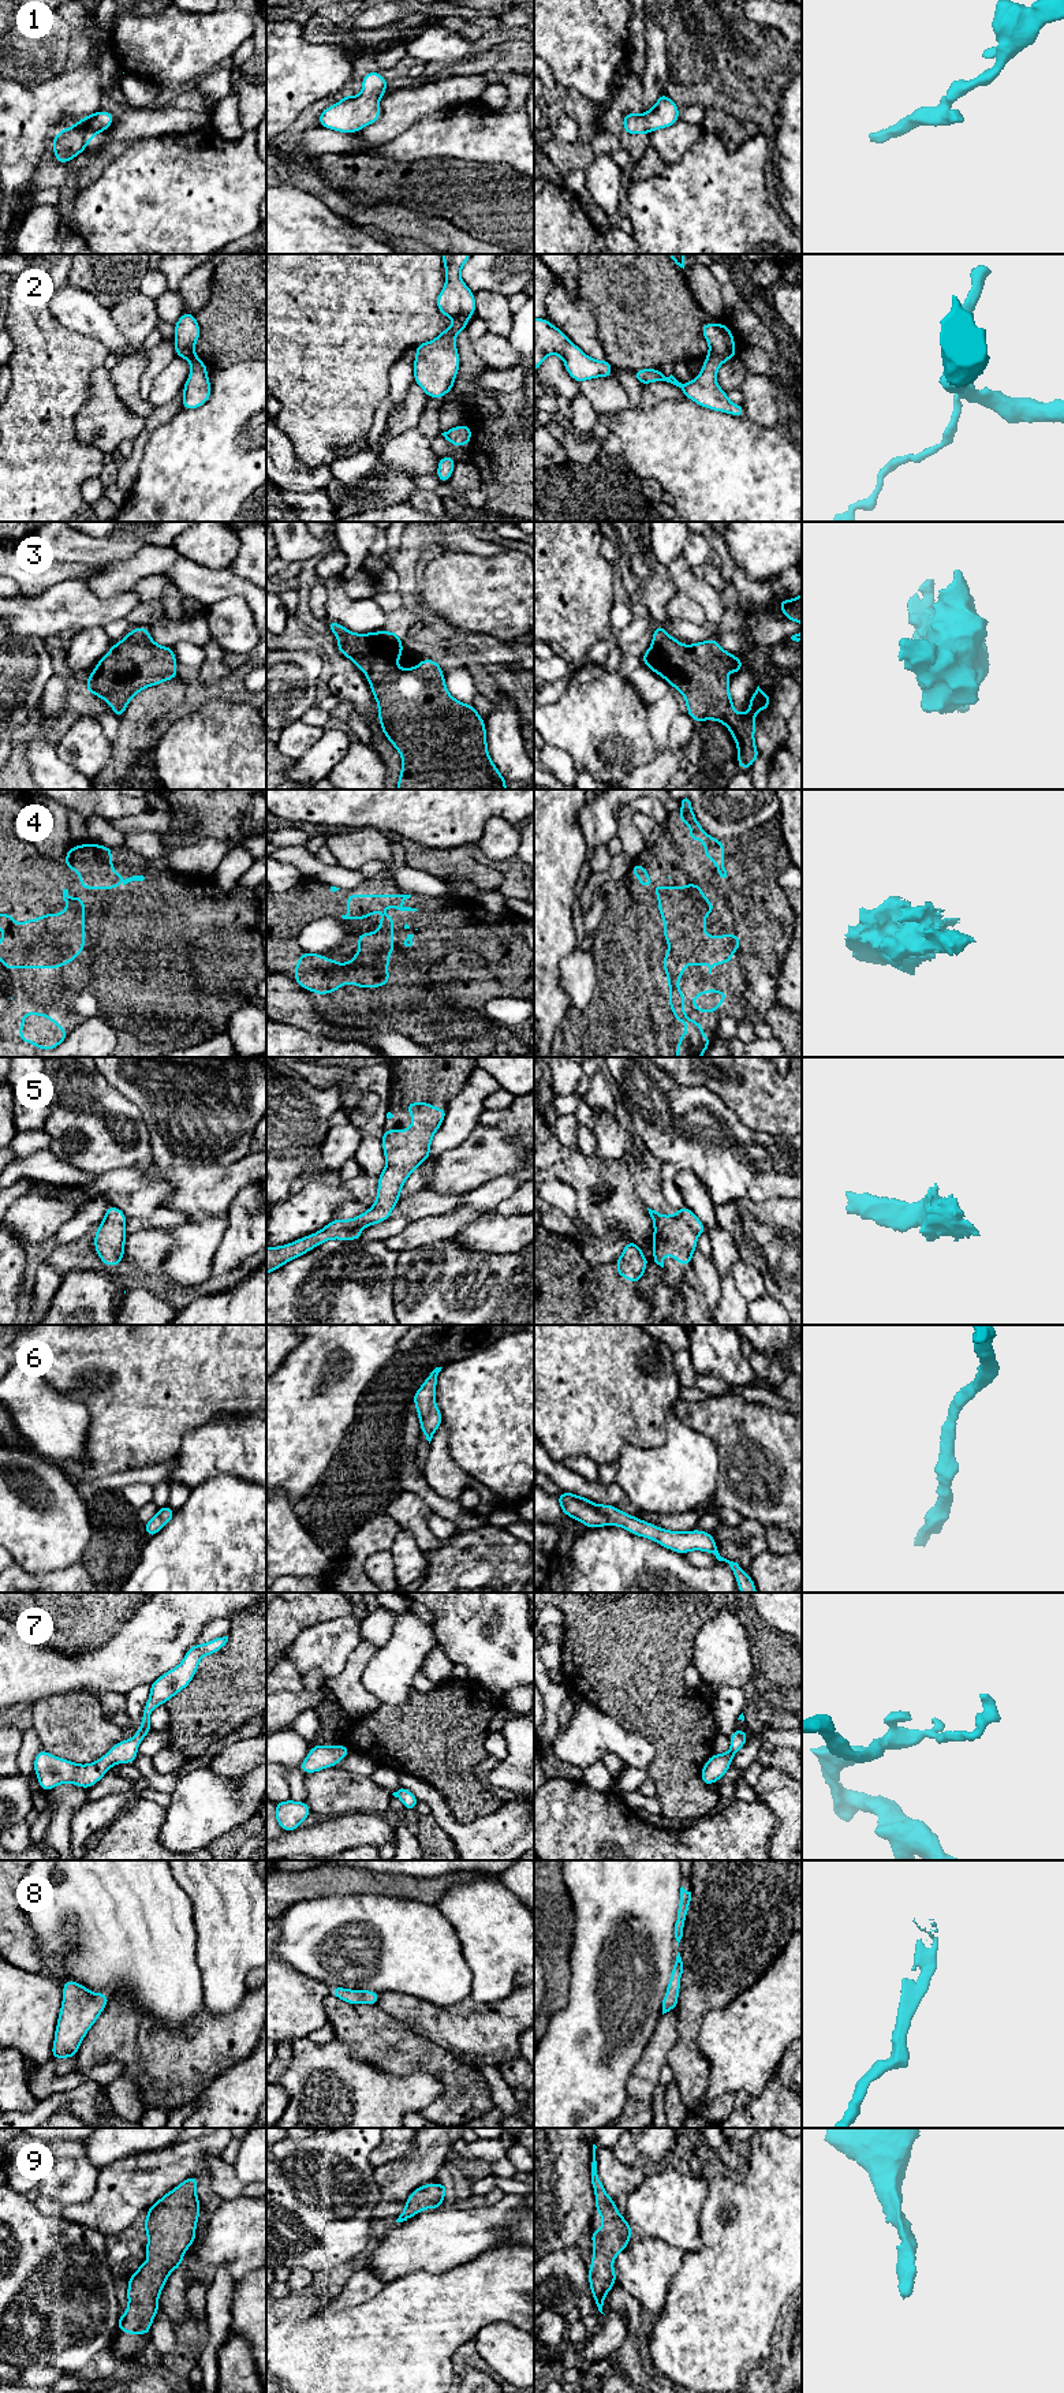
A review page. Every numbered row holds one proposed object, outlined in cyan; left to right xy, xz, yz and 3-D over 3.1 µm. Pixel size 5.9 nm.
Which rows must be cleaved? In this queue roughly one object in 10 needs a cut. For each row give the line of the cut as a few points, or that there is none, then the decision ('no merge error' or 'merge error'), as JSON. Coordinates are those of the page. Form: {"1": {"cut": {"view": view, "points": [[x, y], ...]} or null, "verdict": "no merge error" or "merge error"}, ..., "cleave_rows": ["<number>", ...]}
{"1": {"cut": null, "verdict": "no merge error"}, "2": {"cut": null, "verdict": "no merge error"}, "3": {"cut": null, "verdict": "no merge error"}, "4": {"cut": null, "verdict": "no merge error"}, "5": {"cut": null, "verdict": "no merge error"}, "6": {"cut": null, "verdict": "no merge error"}, "7": {"cut": null, "verdict": "no merge error"}, "8": {"cut": null, "verdict": "no merge error"}, "9": {"cut": null, "verdict": "no merge error"}, "cleave_rows": []}

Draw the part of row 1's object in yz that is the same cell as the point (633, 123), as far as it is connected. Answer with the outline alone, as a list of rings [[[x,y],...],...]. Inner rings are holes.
[[[664,92],[650,111],[642,115],[626,112],[623,117],[623,130],[628,135],[645,135],[658,128],[668,128],[679,119],[679,107]]]

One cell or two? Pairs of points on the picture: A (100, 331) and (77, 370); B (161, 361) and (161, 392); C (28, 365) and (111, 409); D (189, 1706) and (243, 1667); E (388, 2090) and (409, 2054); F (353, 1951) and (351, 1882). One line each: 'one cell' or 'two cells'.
A: two cells
B: two cells
C: two cells
D: one cell
E: two cells
F: two cells

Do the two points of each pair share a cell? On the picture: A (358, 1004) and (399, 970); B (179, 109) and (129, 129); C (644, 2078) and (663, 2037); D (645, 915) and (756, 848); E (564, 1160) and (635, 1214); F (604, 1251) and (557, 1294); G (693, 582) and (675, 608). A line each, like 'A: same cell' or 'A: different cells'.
A: same cell
B: same cell
C: same cell
D: same cell
E: same cell
F: different cells
G: different cells

